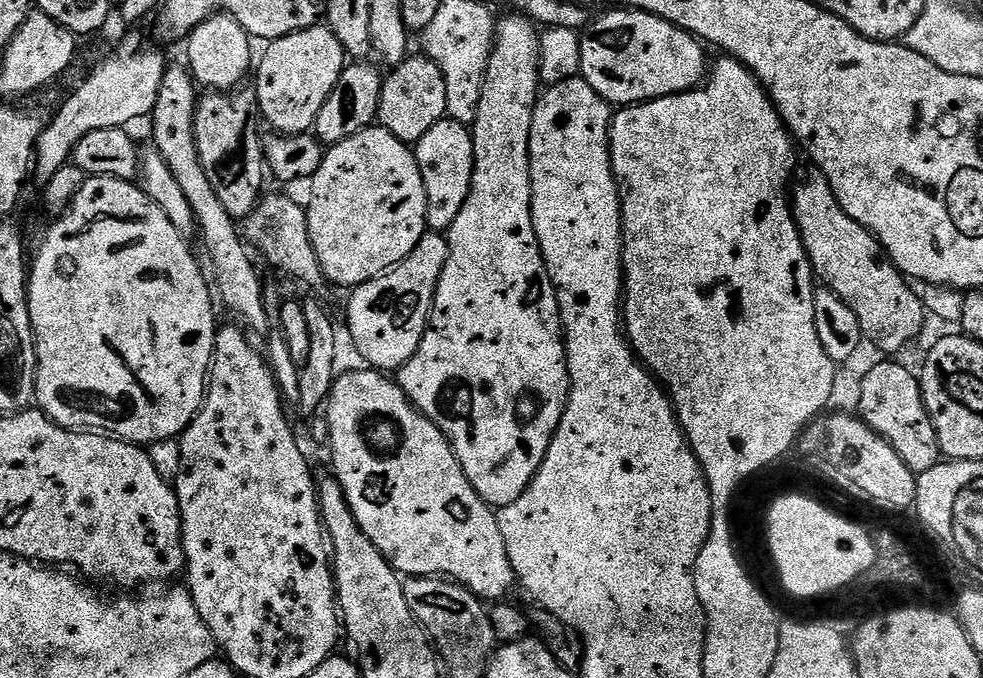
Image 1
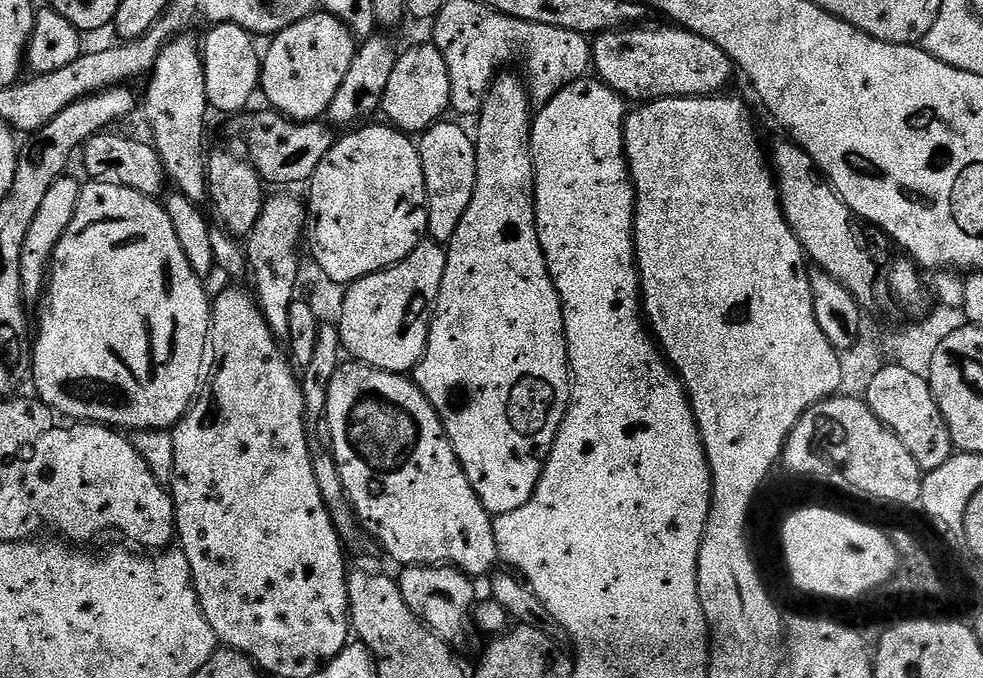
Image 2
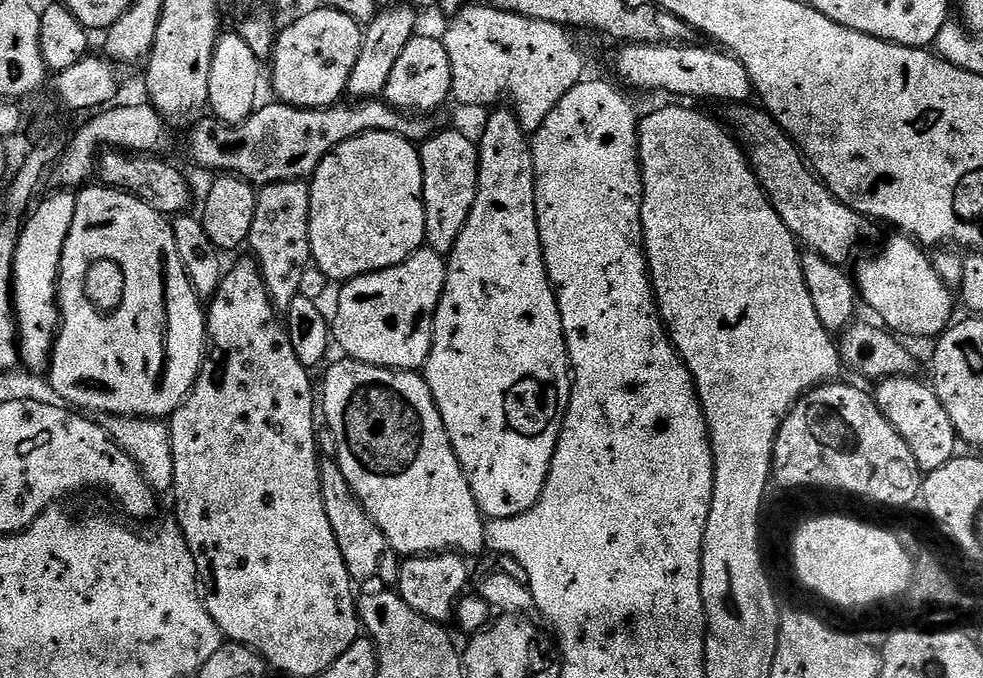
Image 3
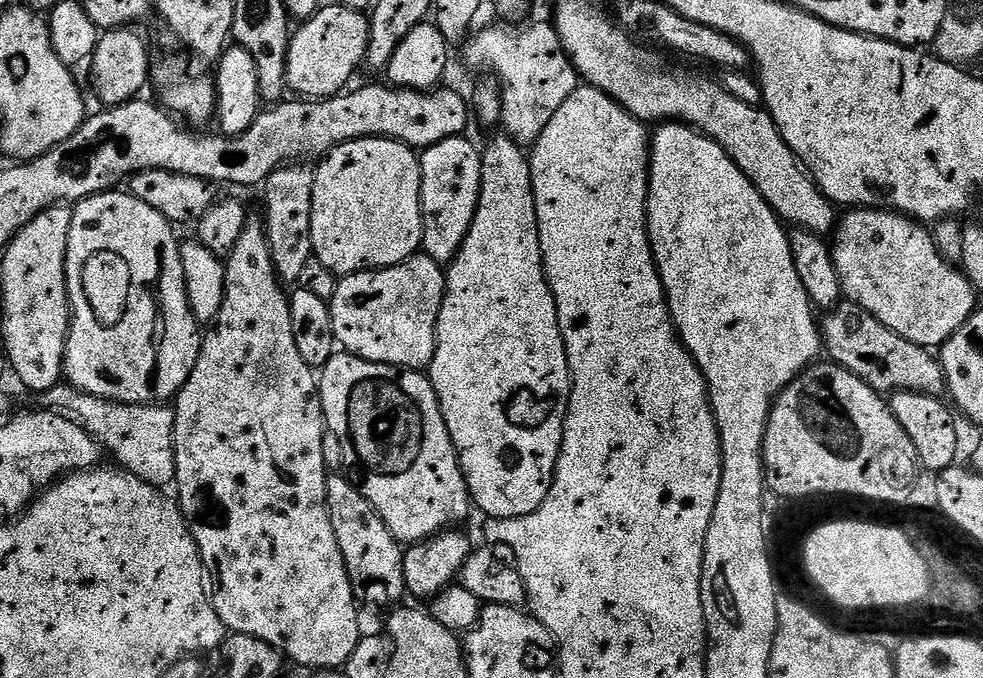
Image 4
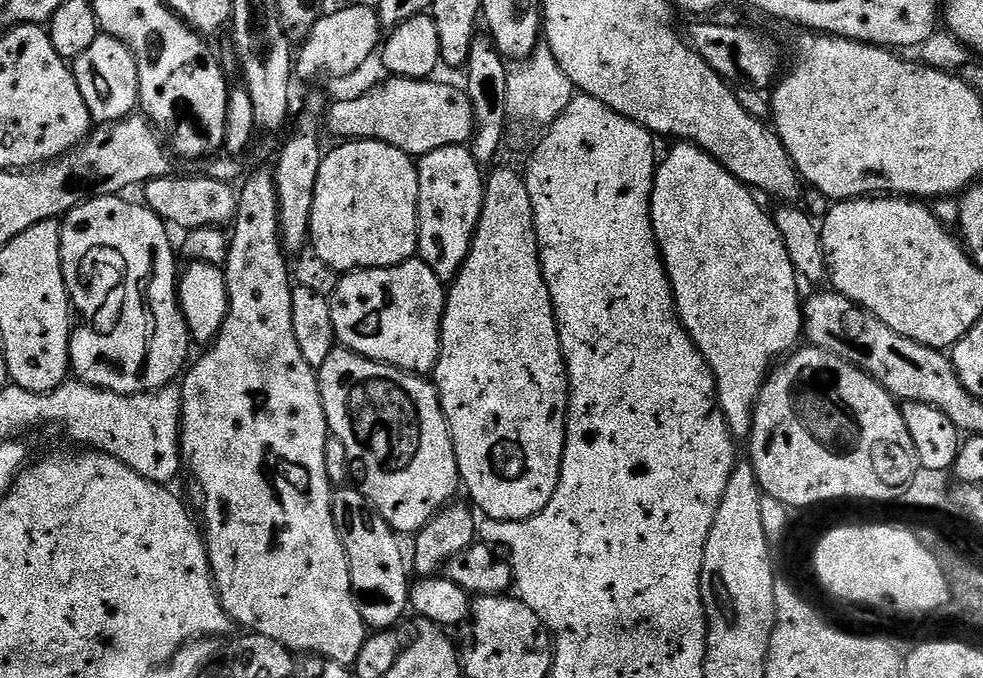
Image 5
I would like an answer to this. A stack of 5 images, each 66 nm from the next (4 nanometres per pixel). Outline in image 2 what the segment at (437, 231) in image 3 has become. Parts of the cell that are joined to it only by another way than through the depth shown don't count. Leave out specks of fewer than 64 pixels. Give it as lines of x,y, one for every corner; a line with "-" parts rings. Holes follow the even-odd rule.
437,122
419,137
418,147
422,158
422,174
426,178
428,191
428,230
427,235
437,244
447,246
458,230
458,222
474,198
476,185
476,141
456,124

